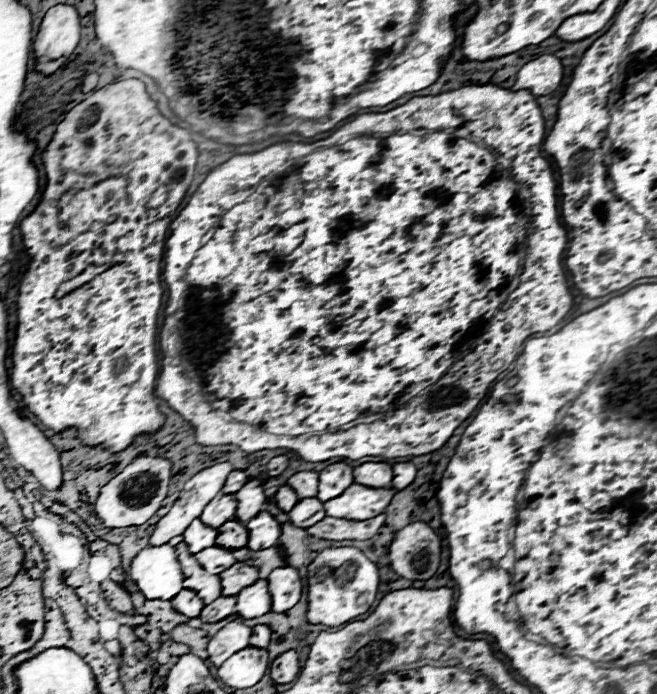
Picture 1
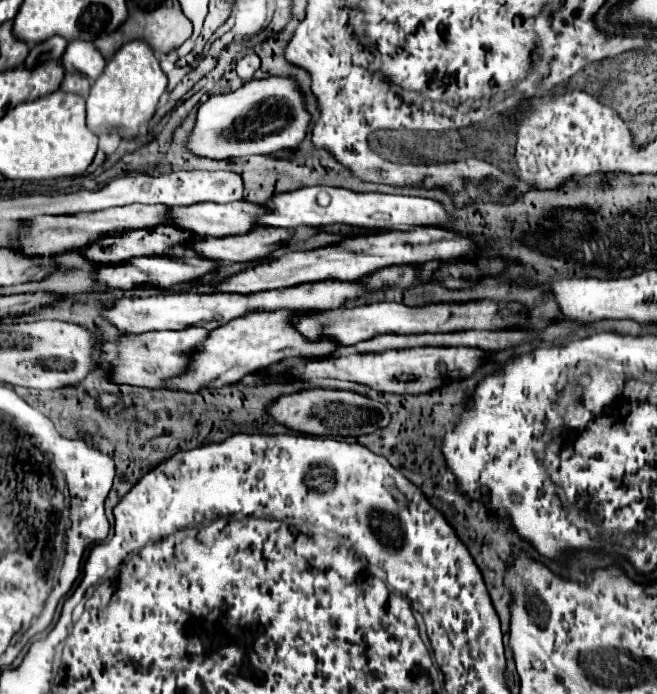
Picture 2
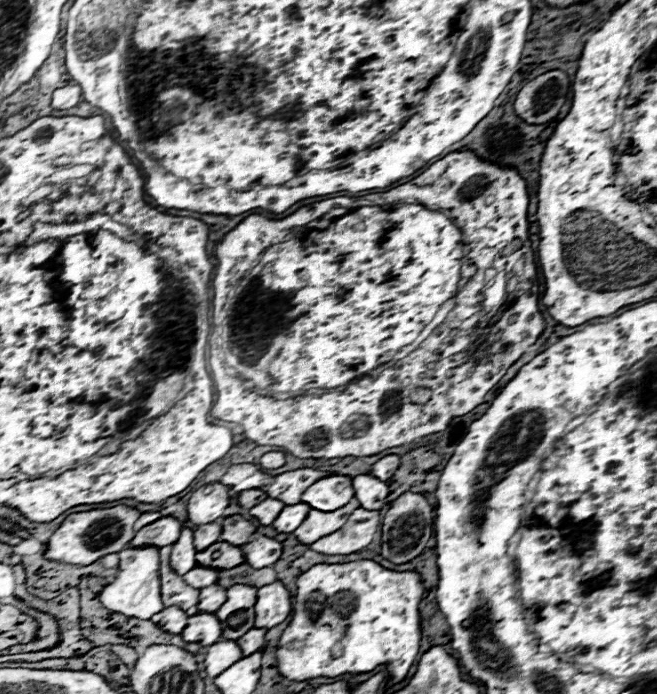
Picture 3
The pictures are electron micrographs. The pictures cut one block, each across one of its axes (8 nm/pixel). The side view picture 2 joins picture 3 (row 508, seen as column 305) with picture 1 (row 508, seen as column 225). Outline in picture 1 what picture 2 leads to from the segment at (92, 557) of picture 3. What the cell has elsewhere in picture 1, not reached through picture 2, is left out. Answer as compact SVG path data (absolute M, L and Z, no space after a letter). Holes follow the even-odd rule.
M138 456L132 464L128 464L118 476L114 476L106 486L102 486L98 500L94 504L96 516L106 524L106 528L126 528L126 526L140 526L150 516L156 514L156 510L162 506L162 500L168 496L168 484L172 478L172 462L166 458L152 458L152 456Z

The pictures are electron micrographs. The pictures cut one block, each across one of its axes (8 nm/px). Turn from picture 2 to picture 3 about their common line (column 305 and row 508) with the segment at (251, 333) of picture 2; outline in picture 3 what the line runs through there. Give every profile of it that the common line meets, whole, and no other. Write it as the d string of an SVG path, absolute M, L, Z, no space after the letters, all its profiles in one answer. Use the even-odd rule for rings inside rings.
M352 498L350 504L344 504L342 508L338 508L338 512L314 512L314 510L310 510L306 520L296 528L294 536L302 544L312 544L312 542L320 540L322 536L328 536L330 532L336 532L338 528L342 528L346 518L356 508L360 508L360 502L356 498Z

